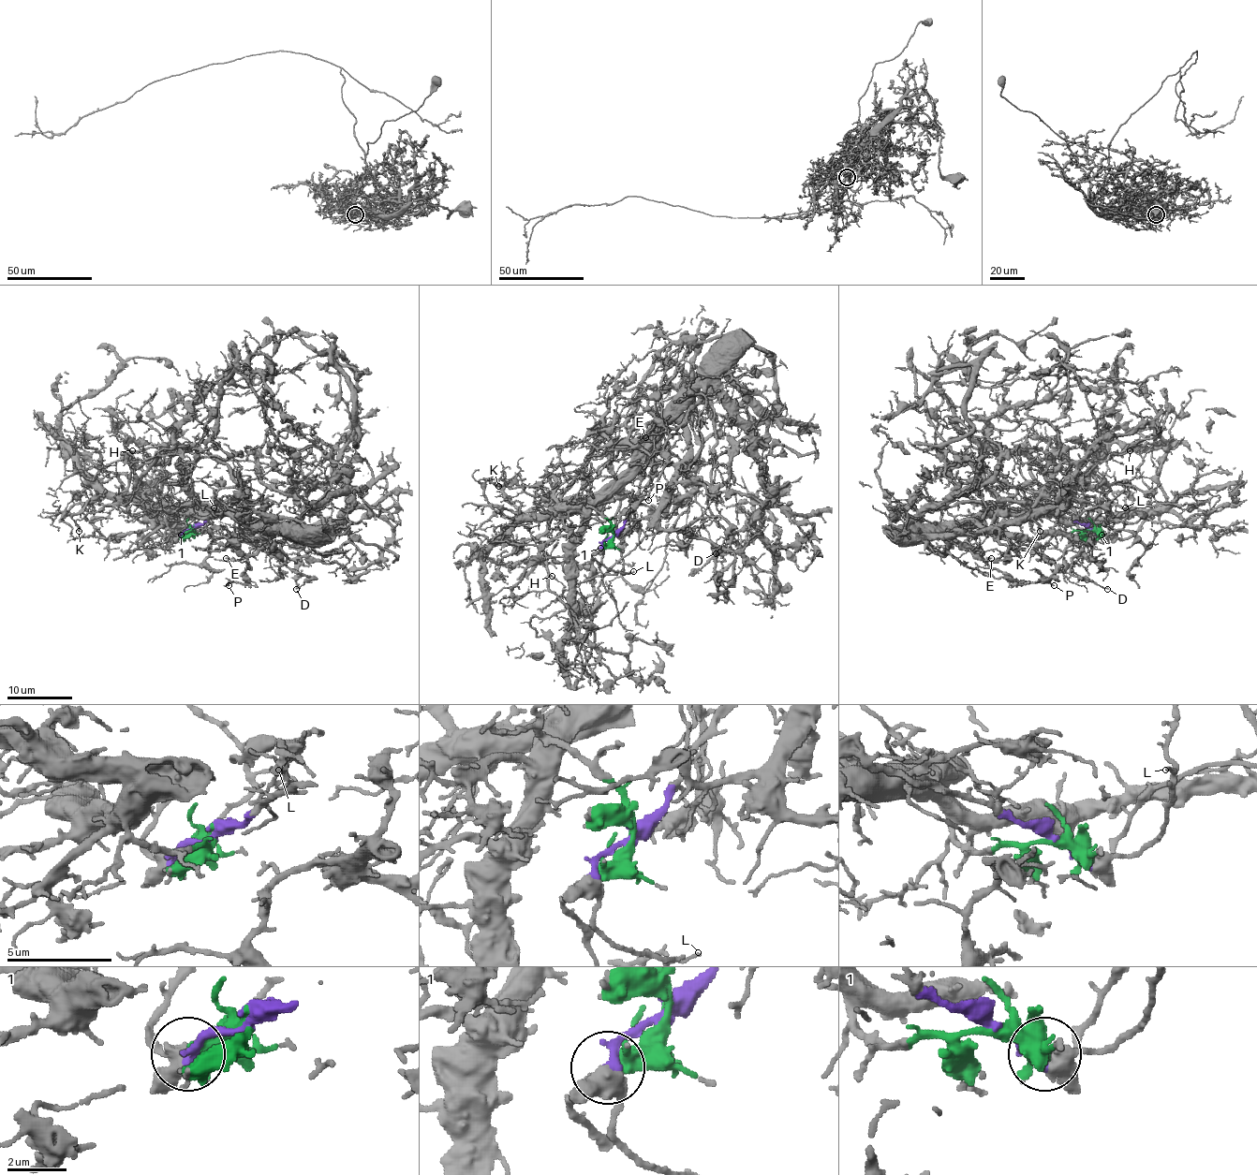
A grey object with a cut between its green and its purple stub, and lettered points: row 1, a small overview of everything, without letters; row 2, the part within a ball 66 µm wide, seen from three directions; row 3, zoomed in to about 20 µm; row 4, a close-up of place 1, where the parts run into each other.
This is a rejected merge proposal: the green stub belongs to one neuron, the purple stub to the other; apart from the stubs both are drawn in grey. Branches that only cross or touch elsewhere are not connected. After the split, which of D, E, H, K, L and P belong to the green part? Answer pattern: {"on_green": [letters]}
{"on_green": ["D", "E", "K", "P"]}

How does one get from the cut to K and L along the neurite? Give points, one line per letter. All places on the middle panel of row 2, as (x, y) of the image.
K: (613, 535), (613, 526), (586, 504), (557, 504), (535, 484), (510, 488), (501, 479), (495, 483), (499, 486)
L: (613, 535), (599, 548), (601, 563), (622, 574), (634, 570)

